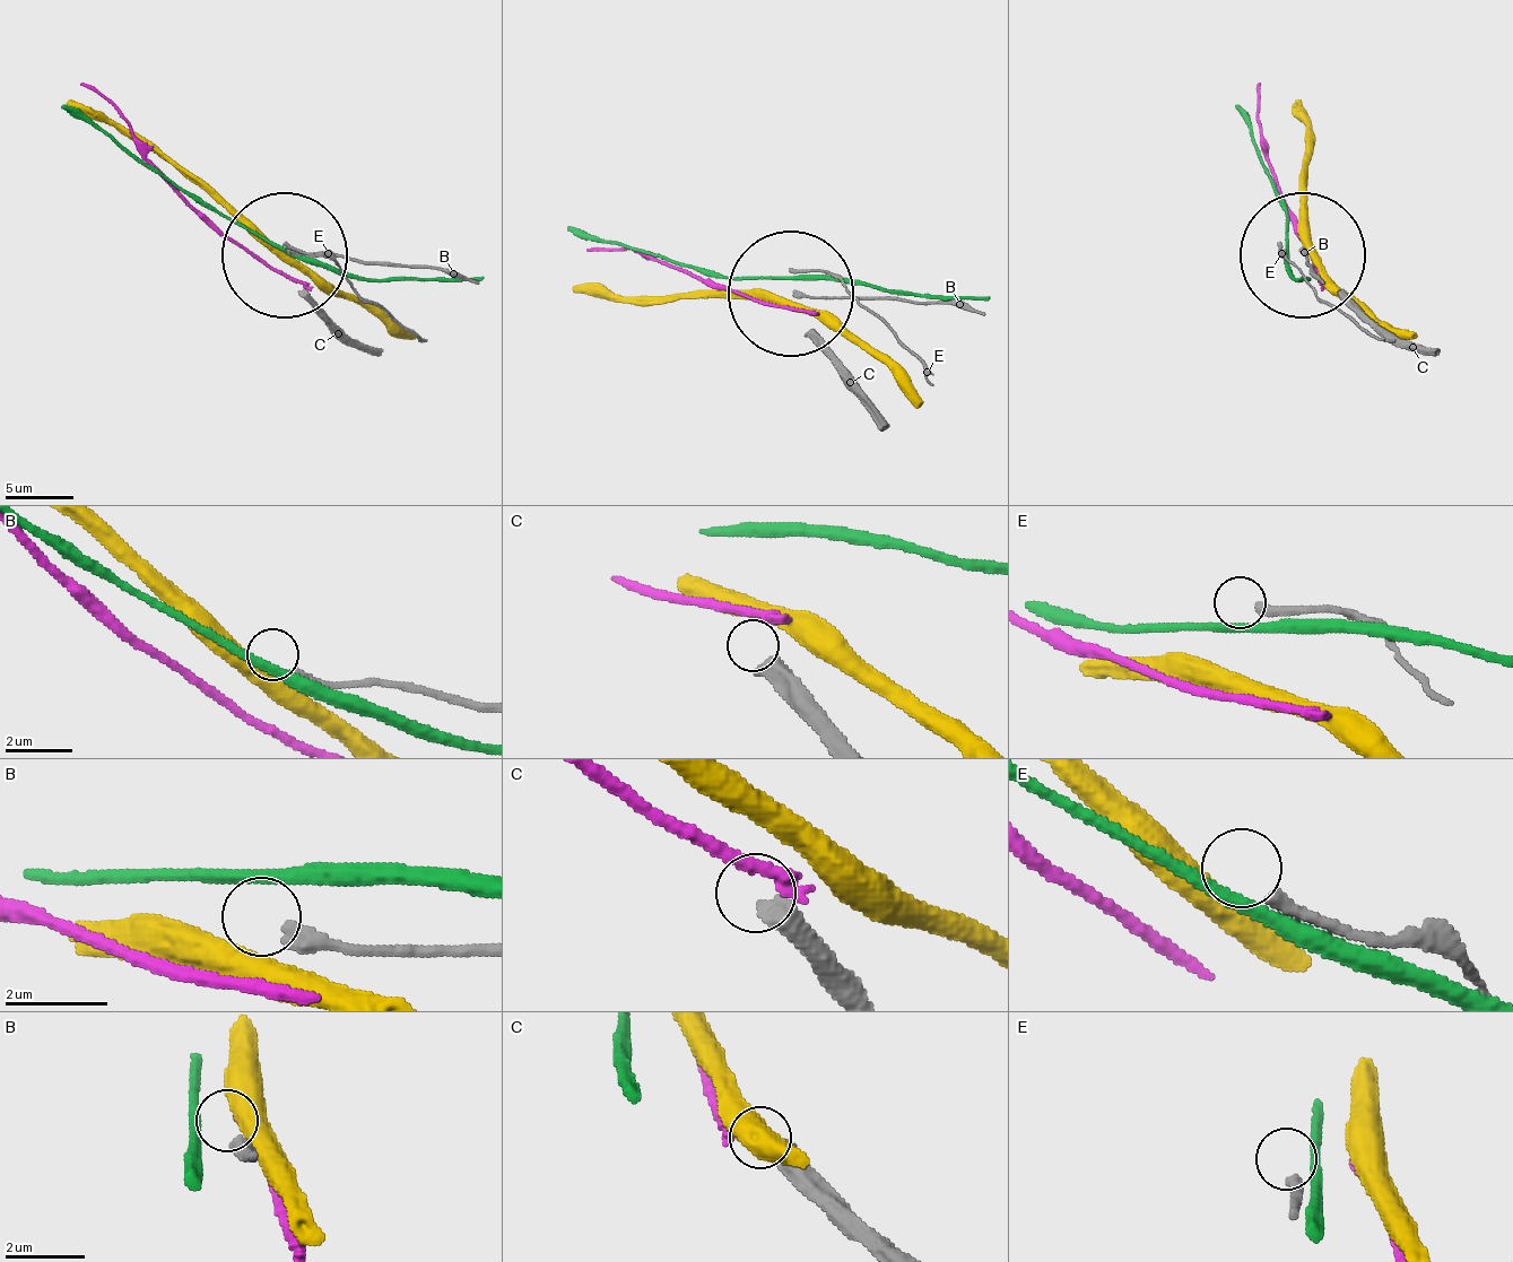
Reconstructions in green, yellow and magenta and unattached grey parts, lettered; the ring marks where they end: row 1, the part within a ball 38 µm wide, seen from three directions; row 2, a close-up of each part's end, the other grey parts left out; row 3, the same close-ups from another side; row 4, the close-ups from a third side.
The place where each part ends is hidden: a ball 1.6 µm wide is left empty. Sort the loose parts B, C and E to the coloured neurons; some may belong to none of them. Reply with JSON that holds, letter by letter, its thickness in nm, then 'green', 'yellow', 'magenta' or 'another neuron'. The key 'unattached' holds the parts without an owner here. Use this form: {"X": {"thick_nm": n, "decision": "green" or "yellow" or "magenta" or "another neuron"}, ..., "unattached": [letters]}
{"B": {"thick_nm": 400, "decision": "another neuron"}, "C": {"thick_nm": 500, "decision": "another neuron"}, "E": {"thick_nm": 280, "decision": "another neuron"}, "unattached": ["B", "C", "E"]}

